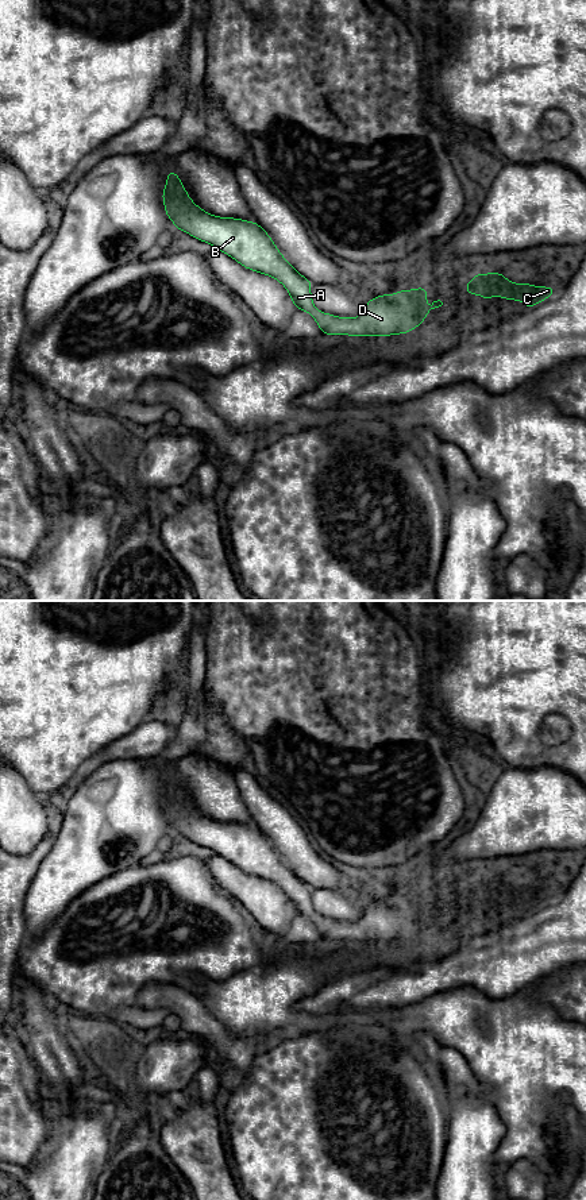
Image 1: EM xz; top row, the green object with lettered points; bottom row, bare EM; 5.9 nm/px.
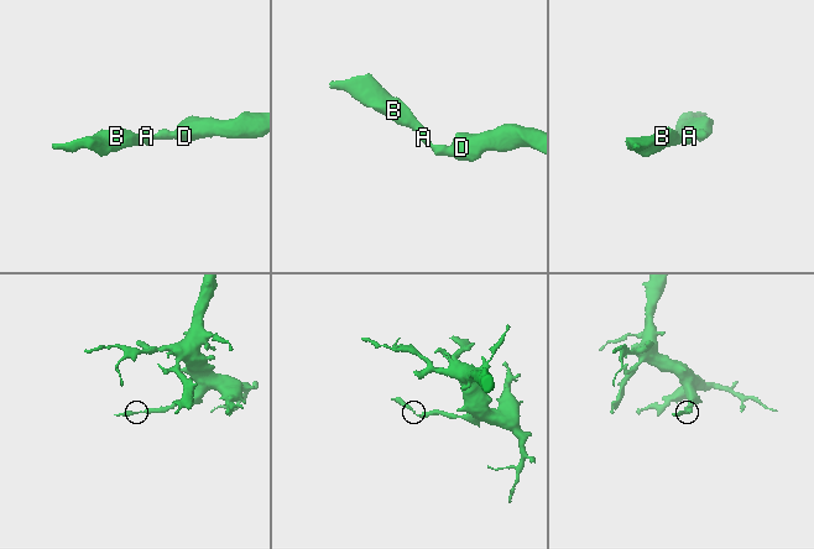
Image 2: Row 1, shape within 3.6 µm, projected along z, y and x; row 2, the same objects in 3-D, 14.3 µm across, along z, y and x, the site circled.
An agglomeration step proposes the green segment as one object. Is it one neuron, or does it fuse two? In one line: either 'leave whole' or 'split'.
leave whole

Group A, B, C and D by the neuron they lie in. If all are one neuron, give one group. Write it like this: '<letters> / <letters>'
A B C D

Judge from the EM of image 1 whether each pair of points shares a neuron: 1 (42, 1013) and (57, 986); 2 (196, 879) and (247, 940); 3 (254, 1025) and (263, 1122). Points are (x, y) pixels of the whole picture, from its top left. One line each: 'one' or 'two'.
1: two
2: one
3: two

